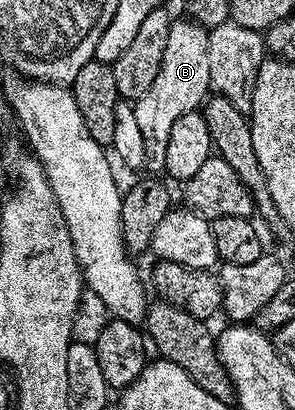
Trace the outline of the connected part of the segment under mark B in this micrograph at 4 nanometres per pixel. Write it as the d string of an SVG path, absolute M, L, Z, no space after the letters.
M177 19L172 20L160 70L157 71L152 86L134 102L138 130L141 131L144 143L143 160L146 167L151 168L148 170L163 169L165 150L169 147L169 131L173 129L173 123L181 114L192 112L196 107L202 106L203 96L211 89L207 34L208 30L202 29L194 22L185 19L181 22Z

